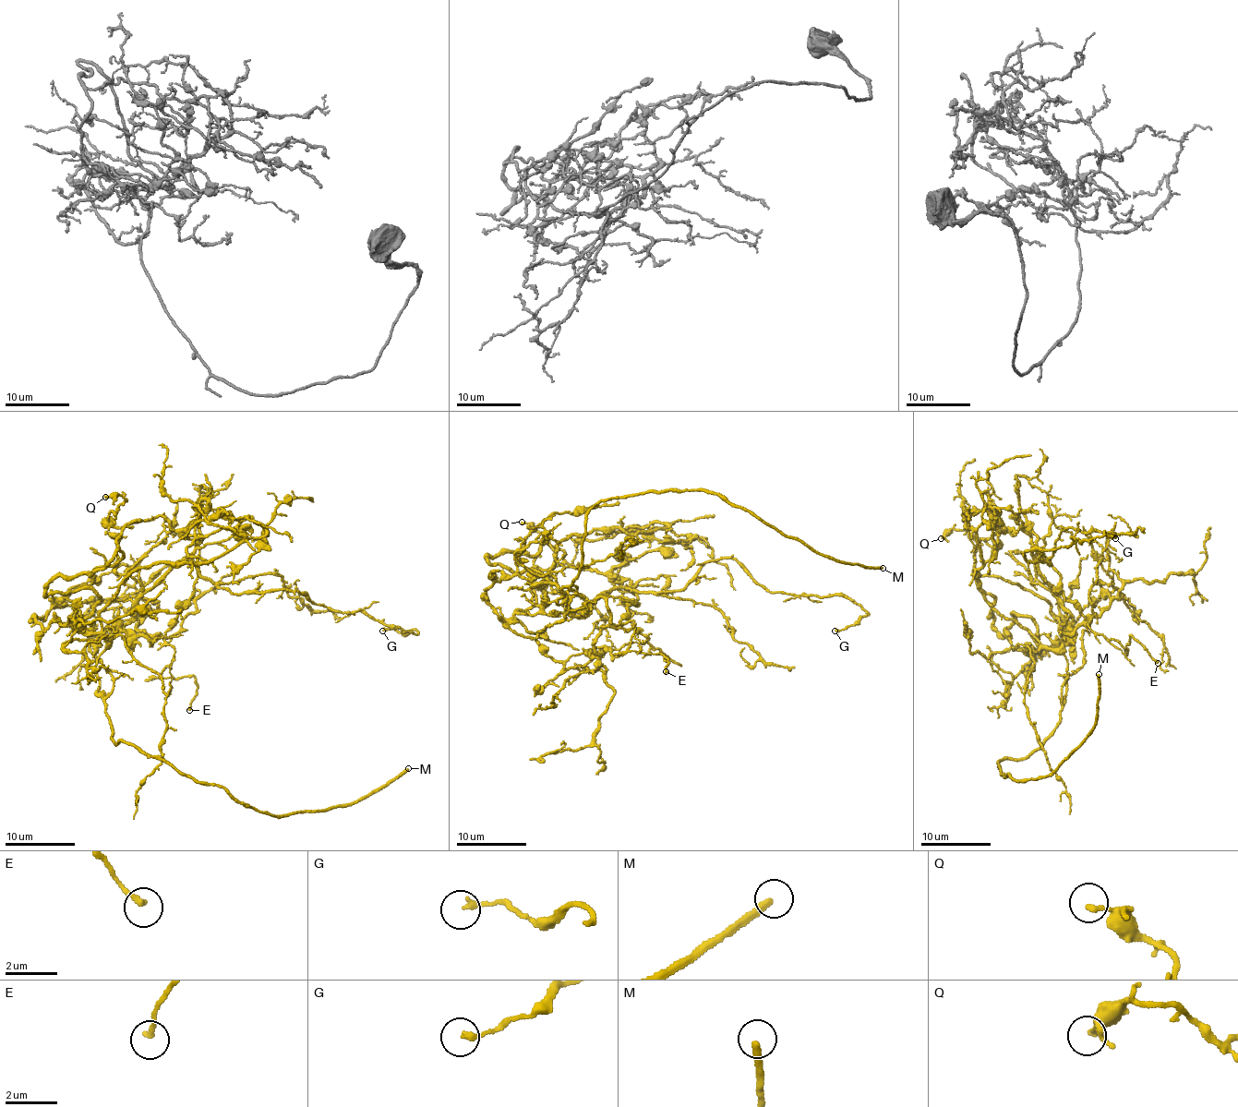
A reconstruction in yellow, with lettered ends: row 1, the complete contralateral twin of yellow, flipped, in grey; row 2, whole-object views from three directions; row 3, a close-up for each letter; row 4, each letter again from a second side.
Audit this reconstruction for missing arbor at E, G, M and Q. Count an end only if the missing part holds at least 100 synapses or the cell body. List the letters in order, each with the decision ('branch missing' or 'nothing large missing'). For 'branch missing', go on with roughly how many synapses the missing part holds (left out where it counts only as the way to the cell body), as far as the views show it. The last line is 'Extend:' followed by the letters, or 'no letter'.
E: nothing large missing
G: nothing large missing
M: branch missing
Q: nothing large missing
Extend: M

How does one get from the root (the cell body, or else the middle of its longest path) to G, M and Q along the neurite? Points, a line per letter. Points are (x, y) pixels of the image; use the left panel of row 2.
G: (96, 671), (135, 604), (189, 559), (231, 593), (295, 591), (418, 632), (382, 631)
M: (96, 671), (96, 694), (116, 744), (121, 740), (139, 748), (269, 813), (354, 804), (408, 768)
Q: (96, 671), (135, 604), (195, 548), (160, 515), (112, 526), (108, 514), (125, 500), (105, 497)

